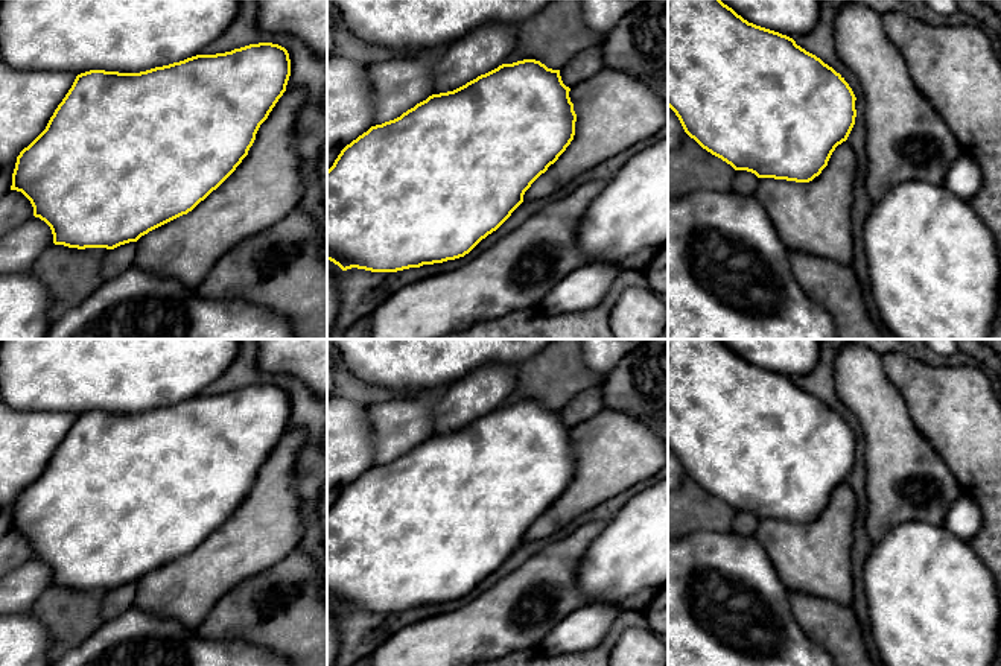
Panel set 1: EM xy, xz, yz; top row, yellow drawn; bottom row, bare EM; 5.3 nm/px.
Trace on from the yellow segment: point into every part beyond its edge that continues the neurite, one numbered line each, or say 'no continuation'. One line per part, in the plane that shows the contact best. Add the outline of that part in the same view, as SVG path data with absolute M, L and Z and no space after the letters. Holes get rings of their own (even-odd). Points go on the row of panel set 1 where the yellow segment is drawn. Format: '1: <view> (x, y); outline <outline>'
no continuation

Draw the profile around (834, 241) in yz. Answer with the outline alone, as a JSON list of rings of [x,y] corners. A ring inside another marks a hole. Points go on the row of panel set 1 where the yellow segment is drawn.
[[[843,141],[812,181],[758,178],[755,198],[785,246],[852,266],[850,205],[855,169],[853,149]]]

